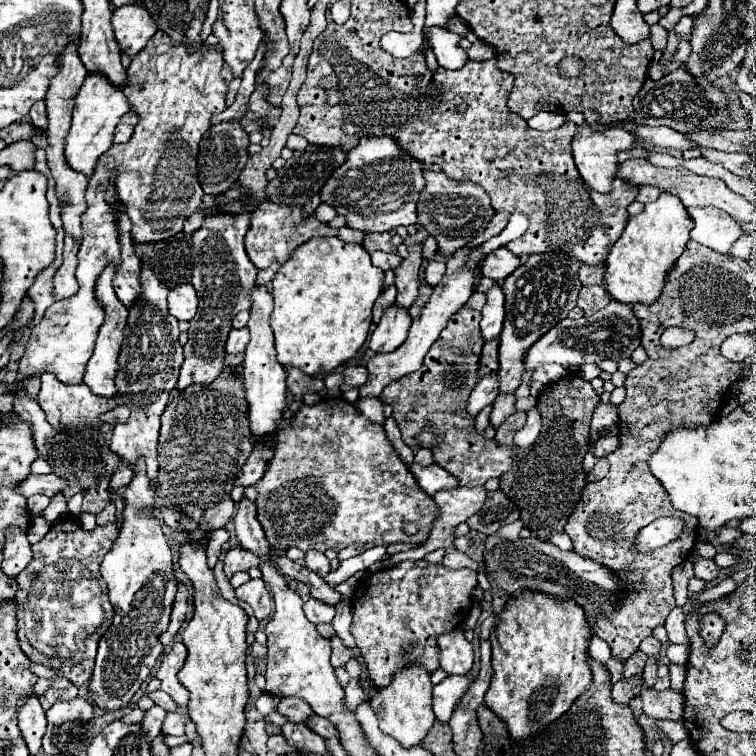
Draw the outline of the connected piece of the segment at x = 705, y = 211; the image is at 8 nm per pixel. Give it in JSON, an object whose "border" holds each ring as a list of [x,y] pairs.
{"border":[[[694,207],[686,211],[694,221],[690,239],[718,253],[728,253],[732,243],[744,235],[742,227],[724,211],[718,211],[714,207]]]}

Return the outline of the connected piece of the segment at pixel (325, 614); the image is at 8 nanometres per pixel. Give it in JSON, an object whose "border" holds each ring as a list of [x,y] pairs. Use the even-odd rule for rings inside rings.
{"border":[[[308,599],[304,603],[304,613],[308,617],[308,621],[312,621],[314,625],[318,623],[330,623],[334,619],[334,607],[318,601],[318,599]]]}

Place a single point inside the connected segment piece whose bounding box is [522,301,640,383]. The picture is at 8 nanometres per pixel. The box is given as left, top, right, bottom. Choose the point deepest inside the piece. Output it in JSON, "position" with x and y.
{"position":[613,333]}

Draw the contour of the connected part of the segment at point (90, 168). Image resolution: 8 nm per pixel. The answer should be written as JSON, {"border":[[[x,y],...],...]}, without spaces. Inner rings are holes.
{"border":[[[88,75],[76,97],[76,107],[72,113],[72,127],[66,137],[66,151],[64,151],[66,163],[74,171],[90,177],[94,173],[94,167],[96,167],[96,161],[100,159],[100,155],[112,147],[114,127],[126,111],[130,111],[130,105],[122,93],[122,89],[114,87],[102,75]]]}

